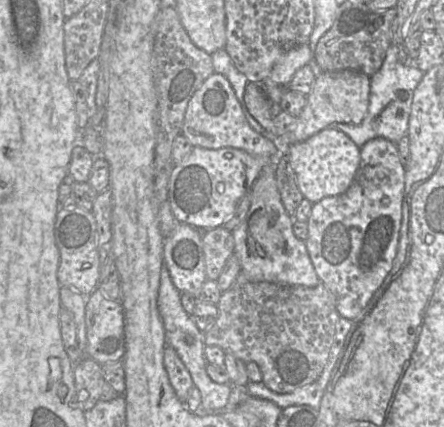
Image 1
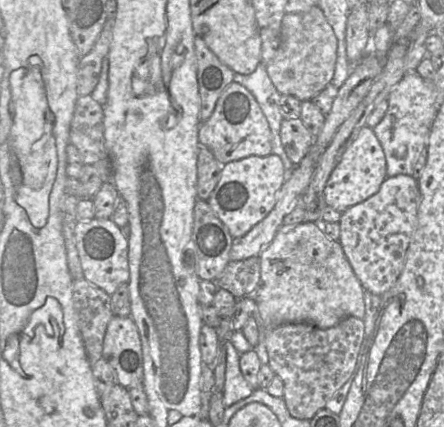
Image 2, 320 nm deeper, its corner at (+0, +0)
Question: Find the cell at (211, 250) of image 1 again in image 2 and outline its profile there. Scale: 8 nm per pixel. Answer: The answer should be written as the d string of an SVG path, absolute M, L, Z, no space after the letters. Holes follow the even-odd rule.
M260 257L230 260L223 272L212 281L218 288L229 291L236 299L253 297L261 281Z

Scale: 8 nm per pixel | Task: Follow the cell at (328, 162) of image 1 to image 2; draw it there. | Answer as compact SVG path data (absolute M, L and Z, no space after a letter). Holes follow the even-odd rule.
M361 128L357 138L346 148L326 183L324 197L327 206L345 212L376 194L387 178L386 157L372 128Z

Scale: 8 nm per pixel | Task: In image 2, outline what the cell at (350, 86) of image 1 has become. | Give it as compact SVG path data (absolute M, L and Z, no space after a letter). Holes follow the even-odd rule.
M272 153L268 156L249 156L226 163L220 180L207 202L217 217L228 228L231 236L239 238L247 234L274 208L277 194L288 179L282 159Z

